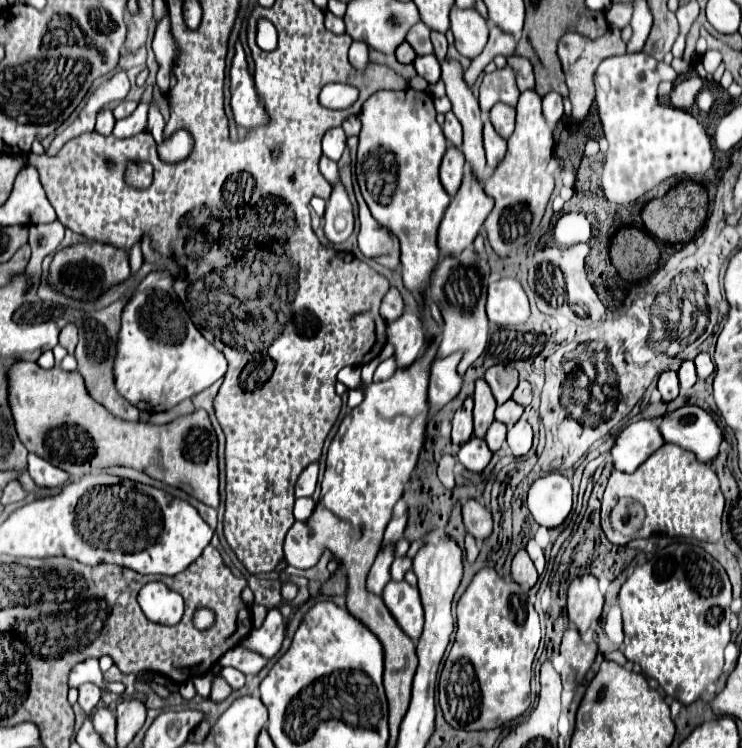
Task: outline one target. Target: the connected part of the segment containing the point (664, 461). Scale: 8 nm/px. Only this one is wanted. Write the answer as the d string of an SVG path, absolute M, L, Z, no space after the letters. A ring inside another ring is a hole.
M664 444L660 450L656 450L656 452L648 458L648 462L644 462L644 466L640 466L640 470L636 470L636 472L632 472L632 474L624 474L624 472L618 472L618 470L612 472L612 476L610 476L610 480L608 480L608 486L606 486L606 492L604 492L604 498L602 498L602 530L604 530L606 538L608 538L612 544L620 544L620 546L624 546L624 544L628 544L630 540L636 540L636 538L648 538L650 534L692 536L692 538L698 538L698 540L704 540L704 542L716 542L716 540L720 540L720 534L722 534L722 532L720 532L722 510L724 510L724 496L722 496L722 492L720 492L720 484L718 484L716 472L714 472L708 464L698 462L696 456L694 456L690 450L684 450L684 448L676 446L676 444ZM632 506L644 508L644 518L642 518L642 520L636 518L636 514L634 514L634 518L632 518Z

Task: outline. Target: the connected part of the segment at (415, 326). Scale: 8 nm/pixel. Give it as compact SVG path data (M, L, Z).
M404 312L396 322L388 324L388 342L396 348L396 366L408 368L424 352L424 326L412 312Z

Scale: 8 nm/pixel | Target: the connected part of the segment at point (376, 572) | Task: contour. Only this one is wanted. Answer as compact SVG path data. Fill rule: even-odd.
M386 544L378 552L378 556L370 568L370 574L368 574L368 590L372 594L382 594L382 588L390 582L390 566L396 558L394 550L396 550L396 544Z

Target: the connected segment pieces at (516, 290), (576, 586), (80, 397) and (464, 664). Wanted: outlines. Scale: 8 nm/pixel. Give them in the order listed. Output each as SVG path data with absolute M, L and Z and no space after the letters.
M502 278L488 286L488 320L498 326L522 324L530 318L530 304L522 284L514 278Z
M584 574L572 580L568 588L568 618L584 634L602 614L604 596L598 590L598 580L592 574Z
M16 362L12 370L8 370L8 404L12 410L12 418L16 424L16 434L28 452L38 454L50 464L66 470L70 478L78 480L82 474L98 472L110 466L130 466L146 472L148 476L176 486L206 506L218 508L218 458L216 458L216 434L210 424L206 410L194 410L188 416L180 416L170 424L154 426L148 422L126 422L114 418L104 406L94 402L84 386L84 380L78 372L66 372L60 368L42 370L36 362Z
M482 568L474 574L458 600L456 614L456 640L438 684L444 718L462 730L498 728L526 712L532 702L532 662L540 644L538 614L520 584L502 580L494 568Z

